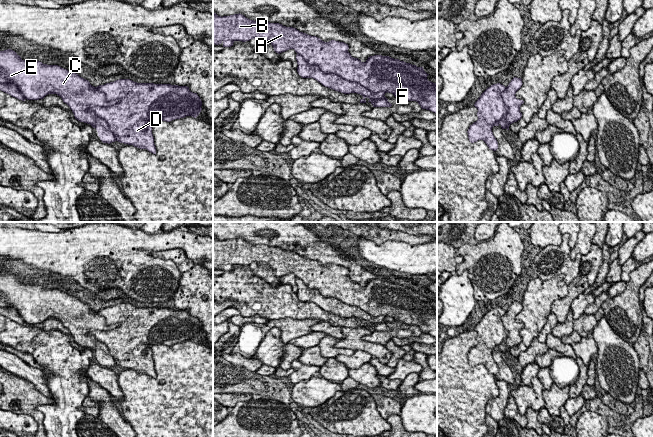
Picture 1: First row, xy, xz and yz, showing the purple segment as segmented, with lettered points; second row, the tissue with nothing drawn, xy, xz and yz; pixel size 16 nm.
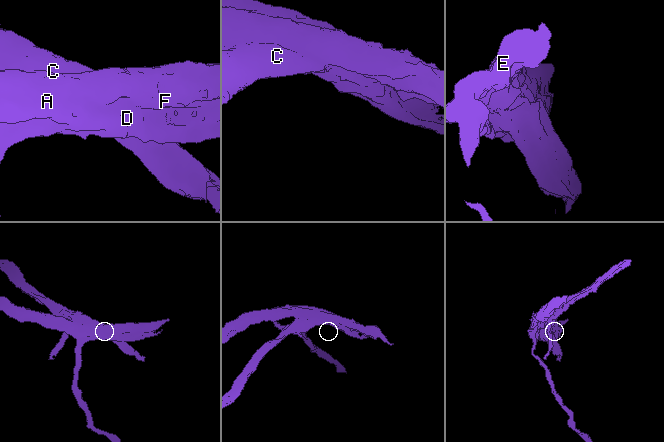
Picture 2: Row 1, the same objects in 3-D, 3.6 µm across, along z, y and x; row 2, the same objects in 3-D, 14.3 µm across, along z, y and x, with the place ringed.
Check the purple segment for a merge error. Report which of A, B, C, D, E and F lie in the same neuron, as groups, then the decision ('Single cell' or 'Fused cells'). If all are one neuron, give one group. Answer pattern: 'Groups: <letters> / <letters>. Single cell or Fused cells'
Groups: A B D F / C E. Fused cells

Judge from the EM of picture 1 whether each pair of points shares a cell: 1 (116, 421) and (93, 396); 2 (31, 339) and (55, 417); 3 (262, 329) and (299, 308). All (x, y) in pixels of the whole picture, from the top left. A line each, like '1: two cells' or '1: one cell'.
1: one cell
2: one cell
3: two cells

